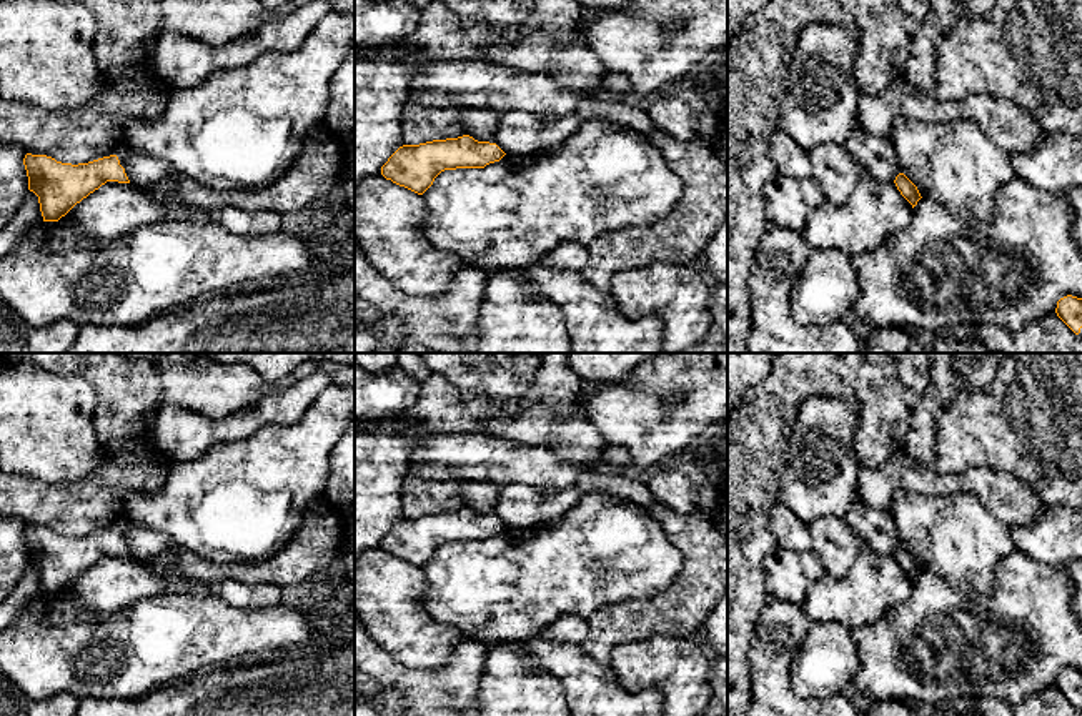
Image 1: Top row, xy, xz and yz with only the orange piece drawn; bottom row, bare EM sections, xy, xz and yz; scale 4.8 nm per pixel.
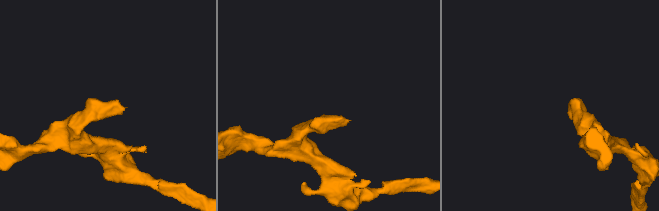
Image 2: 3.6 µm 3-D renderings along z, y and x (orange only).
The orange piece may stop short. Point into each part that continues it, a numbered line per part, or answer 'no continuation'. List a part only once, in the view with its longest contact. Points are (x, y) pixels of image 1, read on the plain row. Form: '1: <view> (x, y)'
no continuation

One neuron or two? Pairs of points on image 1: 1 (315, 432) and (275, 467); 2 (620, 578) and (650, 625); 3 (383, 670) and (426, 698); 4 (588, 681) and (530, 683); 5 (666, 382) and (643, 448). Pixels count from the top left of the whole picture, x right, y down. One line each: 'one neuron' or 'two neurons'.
1: one neuron
2: two neurons
3: one neuron
4: two neurons
5: one neuron

